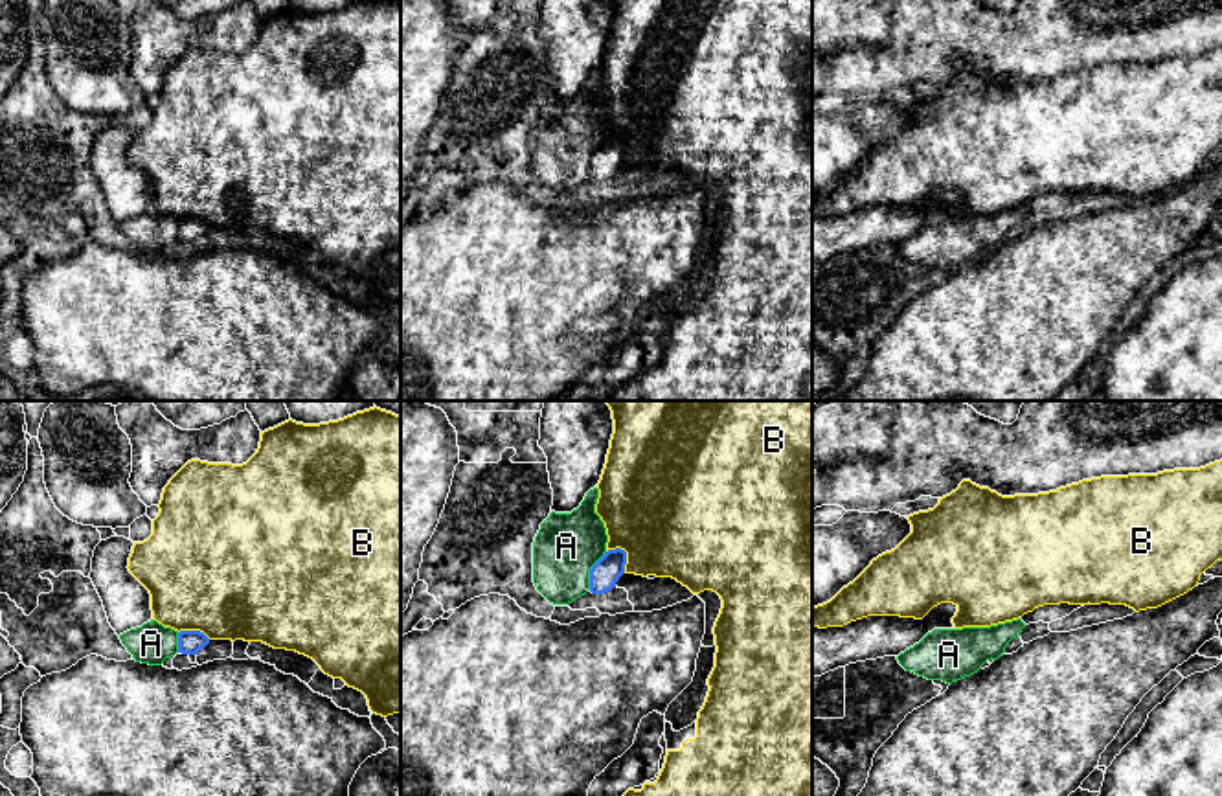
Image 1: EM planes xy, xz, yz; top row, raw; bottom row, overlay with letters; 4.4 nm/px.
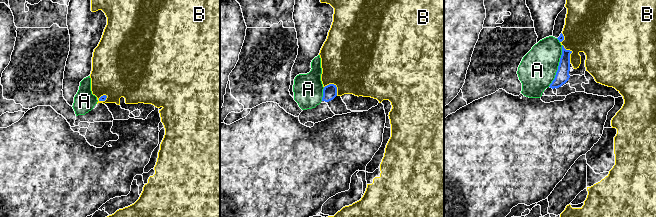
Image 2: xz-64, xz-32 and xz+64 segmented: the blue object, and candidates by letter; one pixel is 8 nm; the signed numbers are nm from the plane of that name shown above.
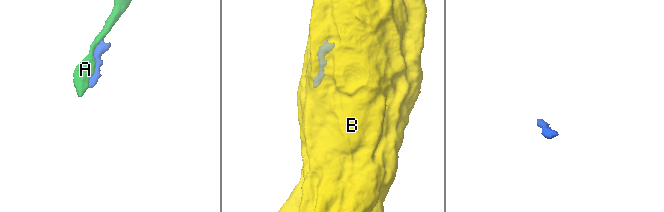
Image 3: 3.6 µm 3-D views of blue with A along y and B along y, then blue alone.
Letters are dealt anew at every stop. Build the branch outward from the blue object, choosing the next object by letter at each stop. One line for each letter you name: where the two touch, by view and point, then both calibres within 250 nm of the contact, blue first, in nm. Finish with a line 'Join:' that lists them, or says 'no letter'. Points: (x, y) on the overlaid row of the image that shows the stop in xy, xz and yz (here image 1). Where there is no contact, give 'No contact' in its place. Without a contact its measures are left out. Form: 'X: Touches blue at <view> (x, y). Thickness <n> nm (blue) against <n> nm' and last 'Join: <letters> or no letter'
A: Touches blue at xz (590, 570). Thickness 130 nm (blue) against 280 nm
Join: A

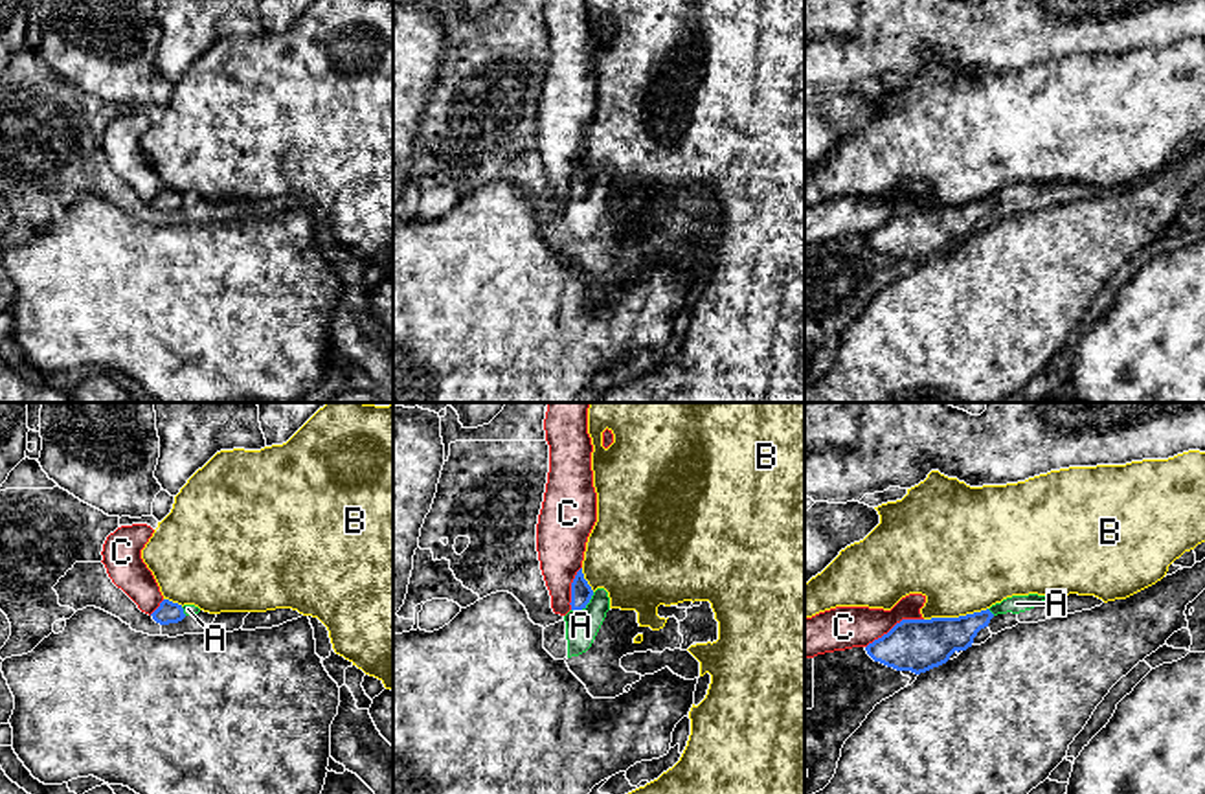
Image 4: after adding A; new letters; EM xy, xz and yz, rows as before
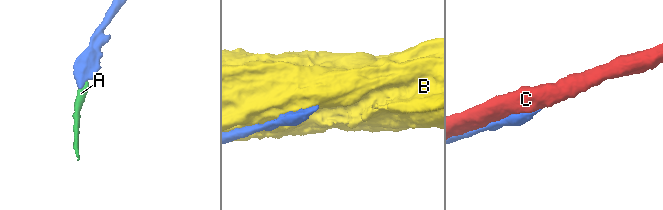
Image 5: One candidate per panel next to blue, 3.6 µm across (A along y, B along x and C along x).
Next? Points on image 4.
A: Touches blue at xz (585, 605). Thickness 100 nm (blue) against 140 nm
Join: A

